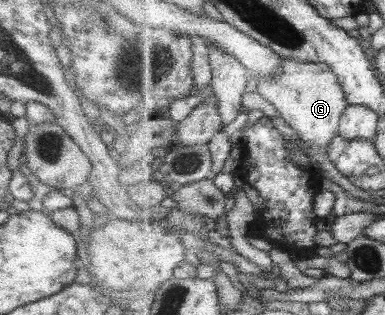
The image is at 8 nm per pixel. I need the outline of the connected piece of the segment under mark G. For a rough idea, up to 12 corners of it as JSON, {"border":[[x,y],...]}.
{"border":[[282,60],[257,92],[306,145],[339,135],[346,94],[328,64]]}

